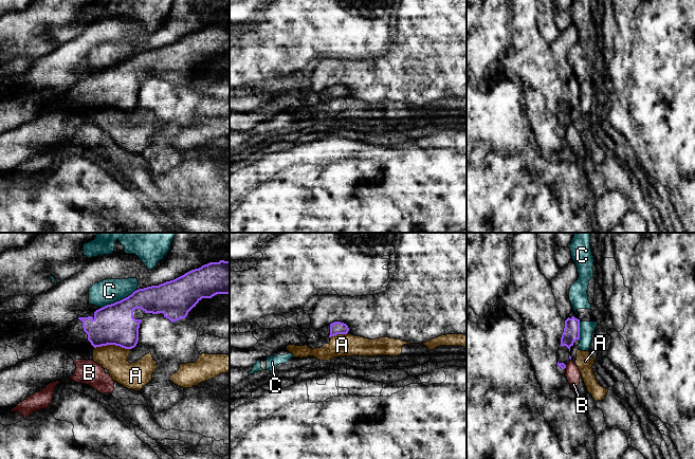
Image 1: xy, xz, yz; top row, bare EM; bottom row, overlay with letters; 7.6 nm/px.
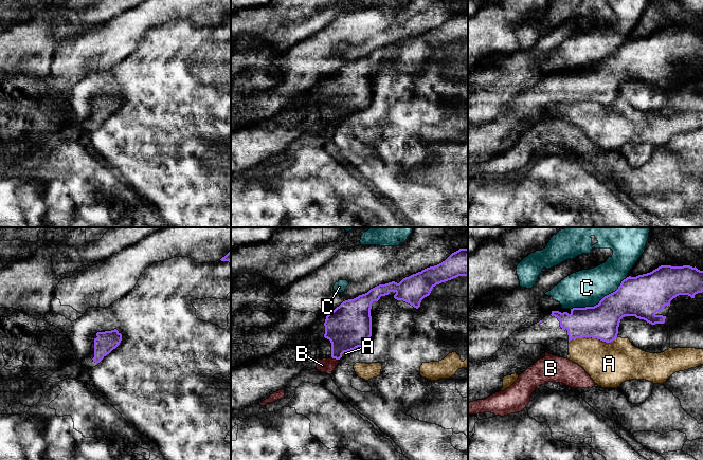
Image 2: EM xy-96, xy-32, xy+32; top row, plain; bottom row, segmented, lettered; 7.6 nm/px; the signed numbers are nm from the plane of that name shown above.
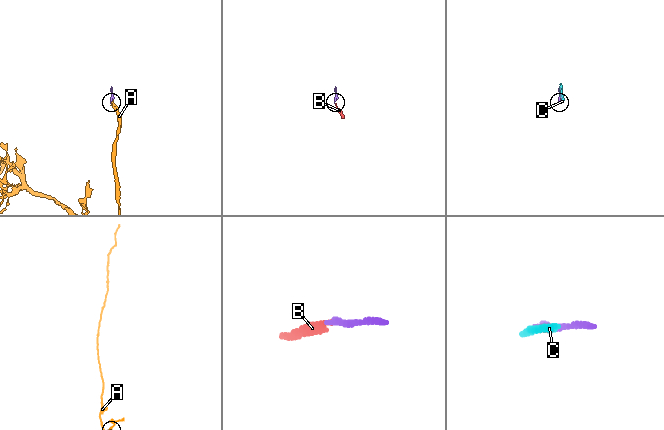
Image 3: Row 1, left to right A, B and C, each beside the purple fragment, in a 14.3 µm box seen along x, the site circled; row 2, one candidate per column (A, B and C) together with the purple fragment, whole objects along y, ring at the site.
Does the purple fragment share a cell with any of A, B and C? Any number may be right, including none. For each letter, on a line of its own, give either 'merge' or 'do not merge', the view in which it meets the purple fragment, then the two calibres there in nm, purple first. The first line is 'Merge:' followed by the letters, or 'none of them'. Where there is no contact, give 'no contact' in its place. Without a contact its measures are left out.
Merge: none of them
A: do not merge | xy | 300/200 nm
B: do not merge | yz | 50/110 nm
C: do not merge | xy | 300/190 nm

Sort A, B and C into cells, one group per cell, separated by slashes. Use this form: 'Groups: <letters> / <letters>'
Groups: A / B / C

